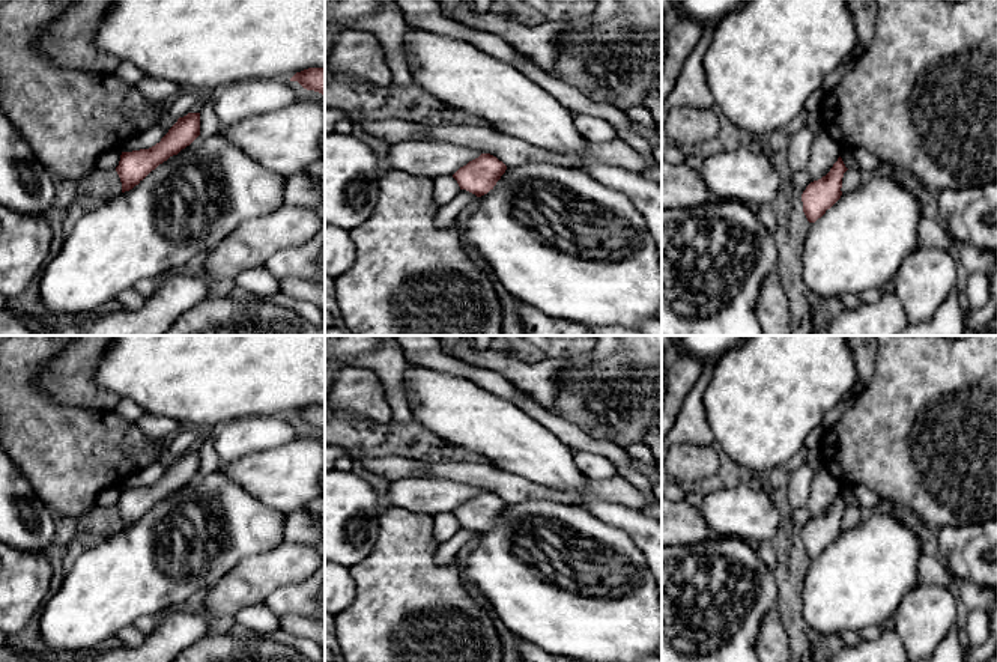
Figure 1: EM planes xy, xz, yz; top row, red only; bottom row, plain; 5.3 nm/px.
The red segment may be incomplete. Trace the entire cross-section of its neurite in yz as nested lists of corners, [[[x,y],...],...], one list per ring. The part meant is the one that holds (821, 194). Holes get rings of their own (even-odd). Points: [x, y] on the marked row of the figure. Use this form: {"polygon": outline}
{"polygon": [[[842,158],[833,164],[830,172],[818,181],[811,182],[802,194],[803,212],[809,223],[821,218],[842,196],[842,178],[848,169]]]}

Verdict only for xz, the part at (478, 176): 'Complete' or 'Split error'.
Complete

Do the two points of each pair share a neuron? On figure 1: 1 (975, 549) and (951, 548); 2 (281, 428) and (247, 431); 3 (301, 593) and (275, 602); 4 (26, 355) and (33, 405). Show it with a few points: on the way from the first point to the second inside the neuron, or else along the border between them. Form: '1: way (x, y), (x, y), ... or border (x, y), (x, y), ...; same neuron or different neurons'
1: way (969, 549), (957, 548); same neuron
2: way (272, 431), (256, 431); same neuron
3: way (295, 598), (281, 602); same neuron
4: way (26, 367), (26, 393); same neuron

